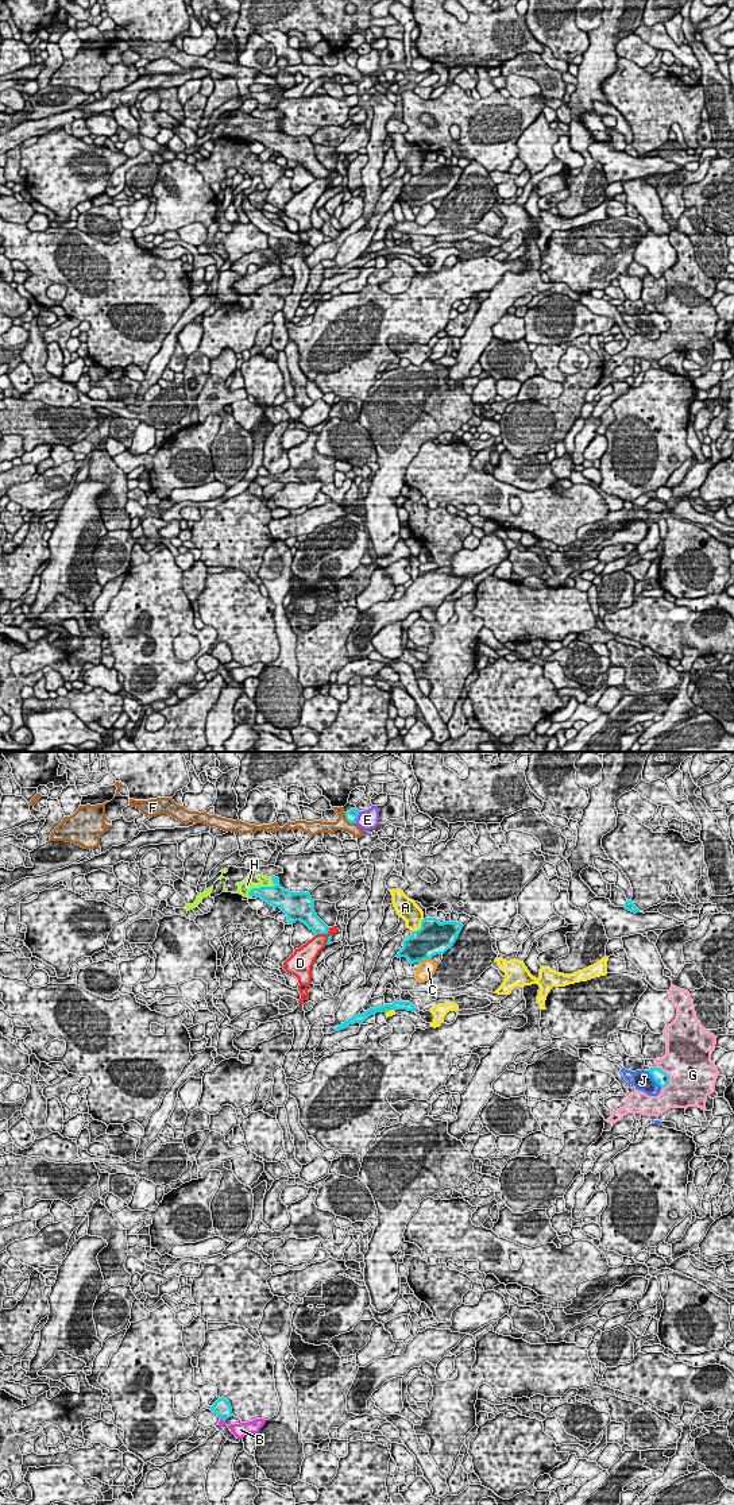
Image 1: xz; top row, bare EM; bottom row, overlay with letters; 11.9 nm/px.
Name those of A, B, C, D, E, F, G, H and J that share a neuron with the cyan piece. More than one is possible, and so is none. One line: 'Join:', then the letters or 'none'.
Join: H

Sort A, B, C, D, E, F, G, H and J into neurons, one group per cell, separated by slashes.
A / B / C / D / E / F / G / H / J

